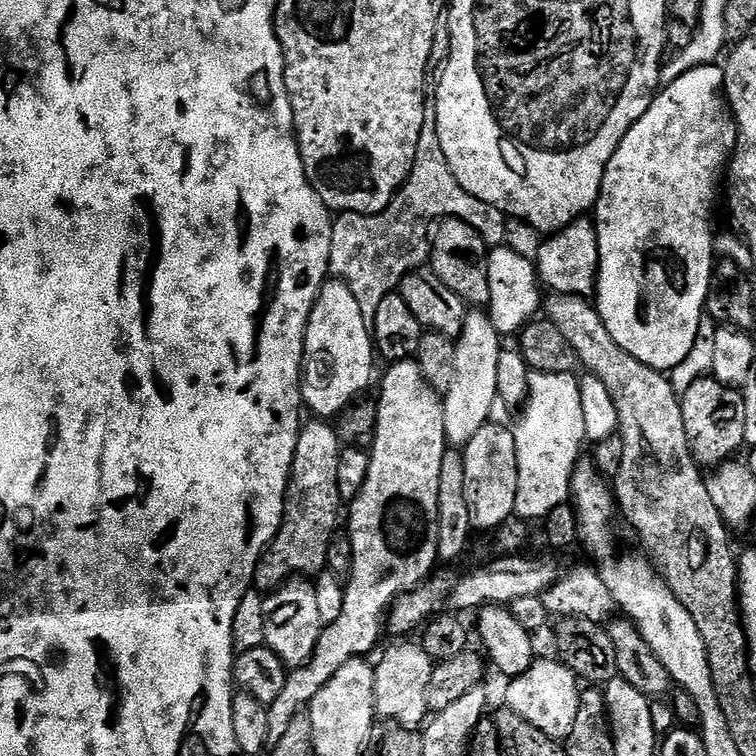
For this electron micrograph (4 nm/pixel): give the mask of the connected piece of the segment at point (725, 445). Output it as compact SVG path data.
M715 378L694 382L690 390L680 396L682 426L686 426L688 445L701 469L715 470L729 463L740 447L745 447L747 404L743 391L720 384Z

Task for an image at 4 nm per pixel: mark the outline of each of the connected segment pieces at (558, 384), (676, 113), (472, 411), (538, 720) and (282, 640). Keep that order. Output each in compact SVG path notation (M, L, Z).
M538 373L528 377L524 413L514 424L518 454L518 494L515 515L521 521L543 521L555 507L569 503L572 475L582 460L580 451L588 440L582 412L580 381L573 373Z
M719 63L698 66L688 74L683 74L682 78L673 85L661 87L652 99L648 112L642 114L638 122L634 122L634 126L624 135L618 150L610 158L594 209L594 223L600 251L600 276L596 280L594 307L599 312L602 322L606 322L610 338L614 338L614 342L618 342L618 346L622 346L626 354L634 354L638 362L665 374L671 373L672 369L685 362L686 356L693 349L694 340L698 337L699 322L706 314L705 304L712 288L714 229L712 230L712 224L708 221L708 211L716 200L716 187L725 179L726 165L736 150L736 121L732 118L732 109L728 106L723 87L724 70Z
M469 311L462 334L455 341L458 378L454 378L454 386L450 386L450 390L442 396L444 425L448 435L448 444L453 449L463 449L464 445L470 442L470 438L474 438L474 434L478 434L478 430L482 430L482 426L493 419L492 407L498 404L496 391L498 390L498 358L502 351L500 341L502 341L502 336L496 332L487 311Z
M537 658L530 670L526 670L526 674L511 677L507 681L508 693L505 694L503 703L549 738L560 742L567 738L574 726L574 718L578 718L582 688L568 667L560 663L559 659L551 659Z
M293 578L281 584L265 599L265 645L281 659L288 670L308 663L318 646L322 625L318 614L315 583L308 578Z

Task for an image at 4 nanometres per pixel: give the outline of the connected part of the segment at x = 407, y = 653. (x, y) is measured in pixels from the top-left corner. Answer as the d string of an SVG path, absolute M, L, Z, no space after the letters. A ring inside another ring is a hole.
M412 642L393 643L396 645L386 649L380 661L375 661L374 698L376 699L377 717L385 716L385 721L395 722L401 728L416 730L425 723L429 715L426 694L430 686L430 674L434 661L424 652L419 643L408 643Z

